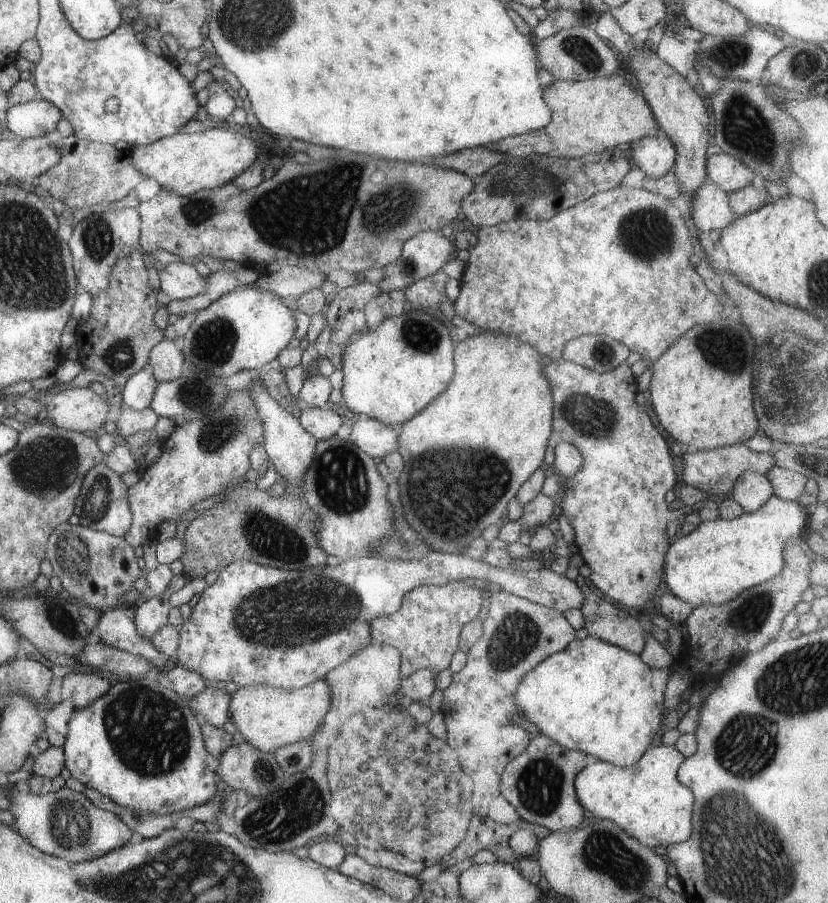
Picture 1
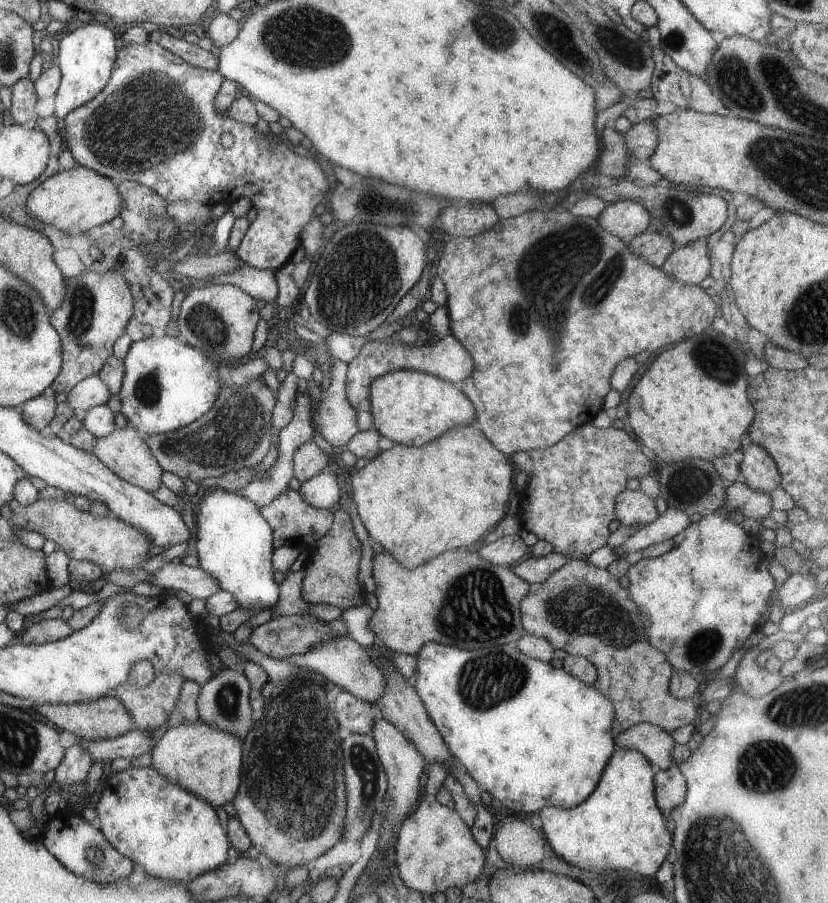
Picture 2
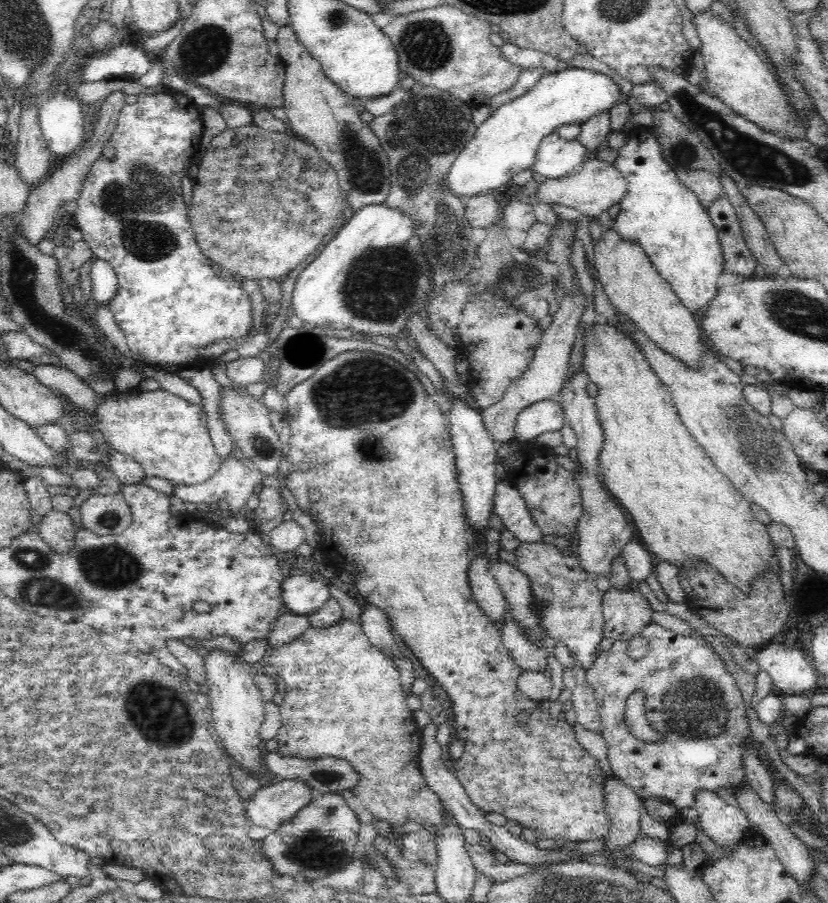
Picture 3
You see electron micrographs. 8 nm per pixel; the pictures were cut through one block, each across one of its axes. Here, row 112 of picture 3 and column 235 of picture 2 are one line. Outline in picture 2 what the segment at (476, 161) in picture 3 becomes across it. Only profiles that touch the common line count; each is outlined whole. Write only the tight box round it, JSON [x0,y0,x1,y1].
[195,487,279,615]

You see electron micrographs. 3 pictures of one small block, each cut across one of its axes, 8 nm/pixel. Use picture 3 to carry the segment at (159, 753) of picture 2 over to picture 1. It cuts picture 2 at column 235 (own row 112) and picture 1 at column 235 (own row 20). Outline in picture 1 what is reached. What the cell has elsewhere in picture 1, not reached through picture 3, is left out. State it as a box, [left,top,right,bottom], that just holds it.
[228,679,329,754]

